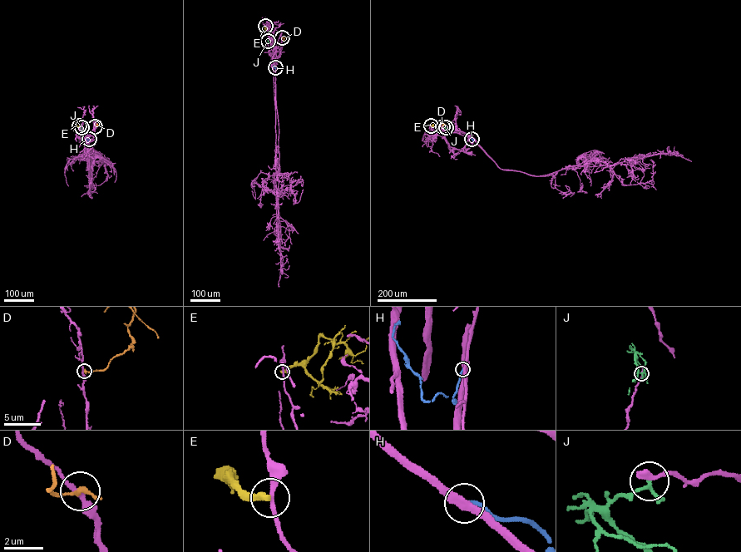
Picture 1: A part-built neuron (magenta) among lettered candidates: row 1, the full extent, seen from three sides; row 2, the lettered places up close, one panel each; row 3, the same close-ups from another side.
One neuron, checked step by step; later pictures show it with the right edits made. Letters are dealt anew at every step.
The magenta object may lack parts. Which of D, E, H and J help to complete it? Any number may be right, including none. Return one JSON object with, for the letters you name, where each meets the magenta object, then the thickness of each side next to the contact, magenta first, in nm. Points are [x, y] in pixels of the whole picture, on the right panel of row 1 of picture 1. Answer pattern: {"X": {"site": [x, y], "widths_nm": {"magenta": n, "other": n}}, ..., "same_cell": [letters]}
{"same_cell": []}

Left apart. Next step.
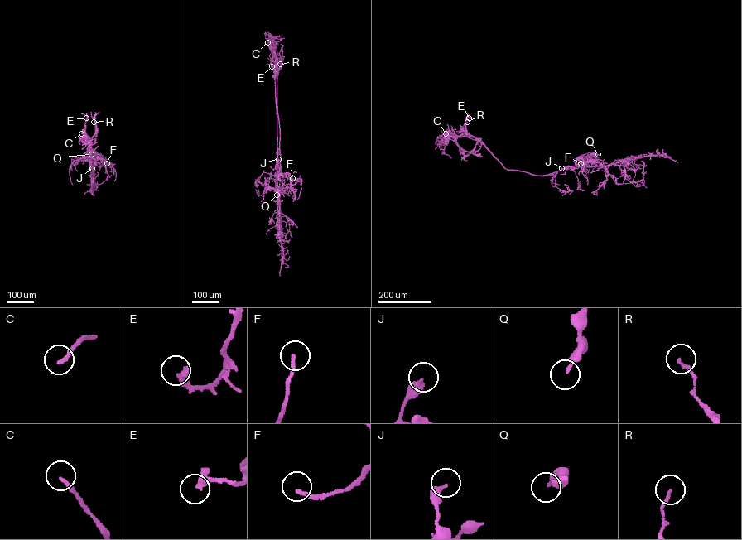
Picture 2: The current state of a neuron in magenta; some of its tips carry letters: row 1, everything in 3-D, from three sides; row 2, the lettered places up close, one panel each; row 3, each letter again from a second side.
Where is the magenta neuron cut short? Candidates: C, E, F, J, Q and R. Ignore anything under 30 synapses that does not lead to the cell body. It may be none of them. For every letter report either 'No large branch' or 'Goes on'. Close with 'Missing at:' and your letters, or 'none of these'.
C: Goes on
E: No large branch
F: No large branch
J: No large branch
Q: No large branch
R: No large branch
Missing at: C

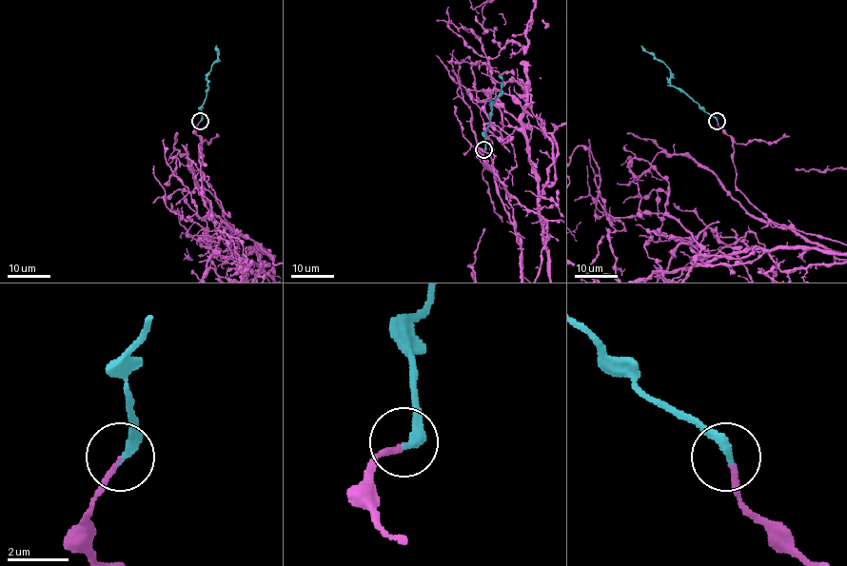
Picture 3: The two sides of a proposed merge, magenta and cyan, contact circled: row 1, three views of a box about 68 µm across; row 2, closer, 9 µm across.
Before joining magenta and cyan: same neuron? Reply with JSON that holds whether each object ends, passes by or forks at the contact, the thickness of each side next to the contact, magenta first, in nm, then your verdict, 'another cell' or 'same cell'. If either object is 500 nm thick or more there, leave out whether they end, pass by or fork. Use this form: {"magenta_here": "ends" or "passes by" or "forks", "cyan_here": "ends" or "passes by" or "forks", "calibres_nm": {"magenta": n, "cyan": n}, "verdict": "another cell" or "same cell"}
{"magenta_here": "ends", "cyan_here": "ends", "calibres_nm": {"magenta": 140, "cyan": 280}, "verdict": "same cell"}

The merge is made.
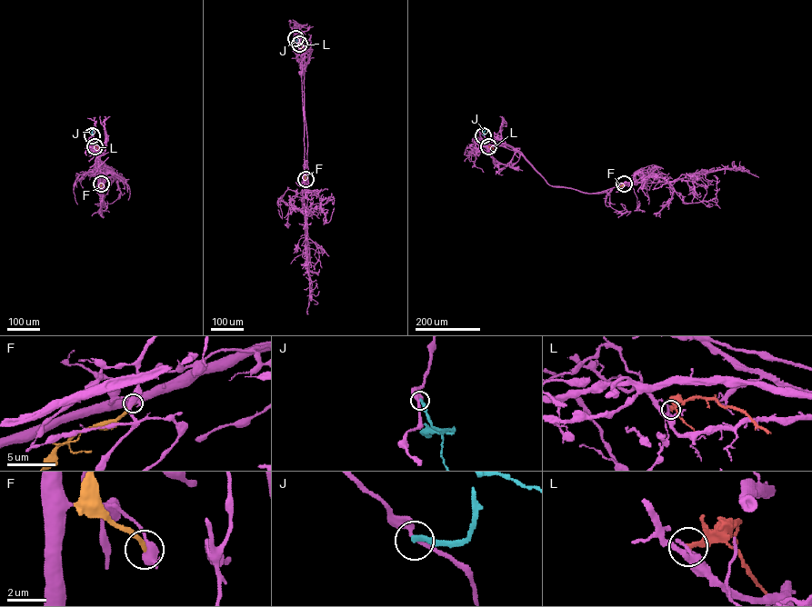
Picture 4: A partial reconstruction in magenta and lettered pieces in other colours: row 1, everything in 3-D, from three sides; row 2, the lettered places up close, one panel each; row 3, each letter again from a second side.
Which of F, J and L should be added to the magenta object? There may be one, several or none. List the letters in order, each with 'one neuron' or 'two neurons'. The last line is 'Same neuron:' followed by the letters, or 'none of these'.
F: two neurons
J: two neurons
L: two neurons
Same neuron: none of these

